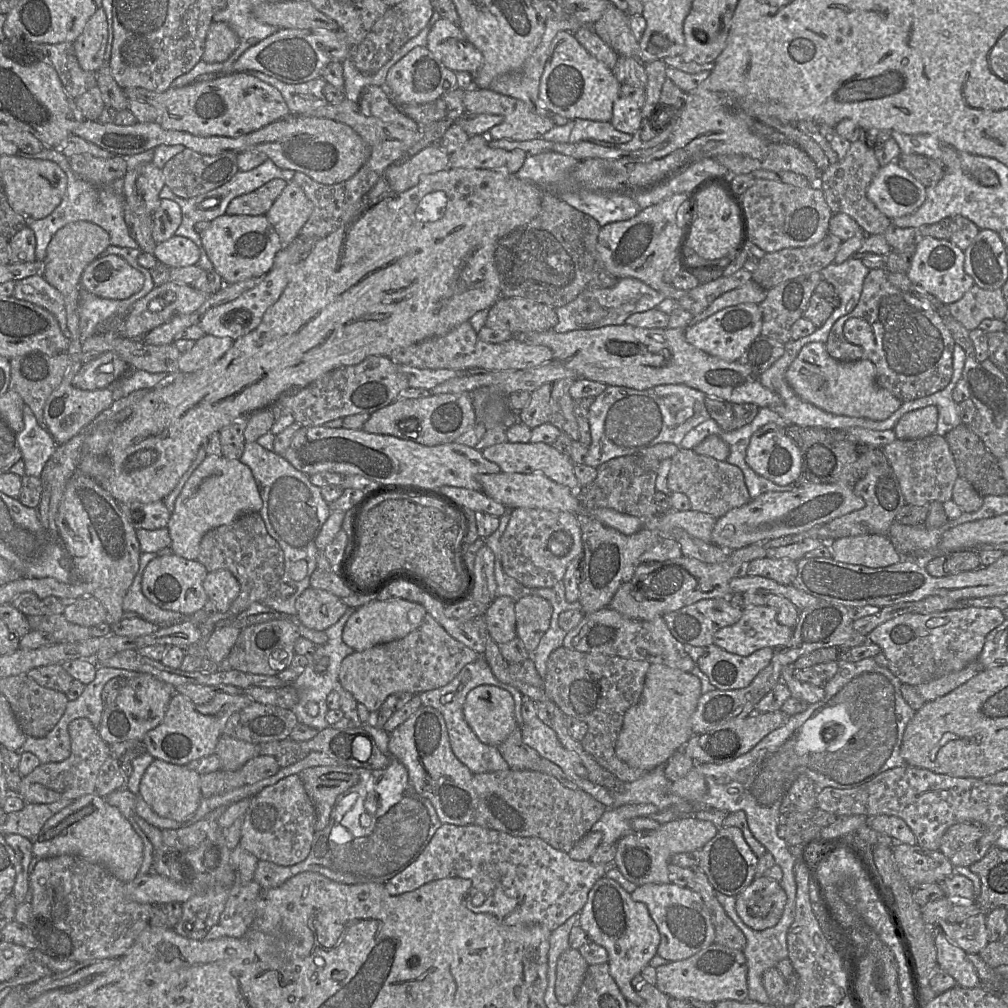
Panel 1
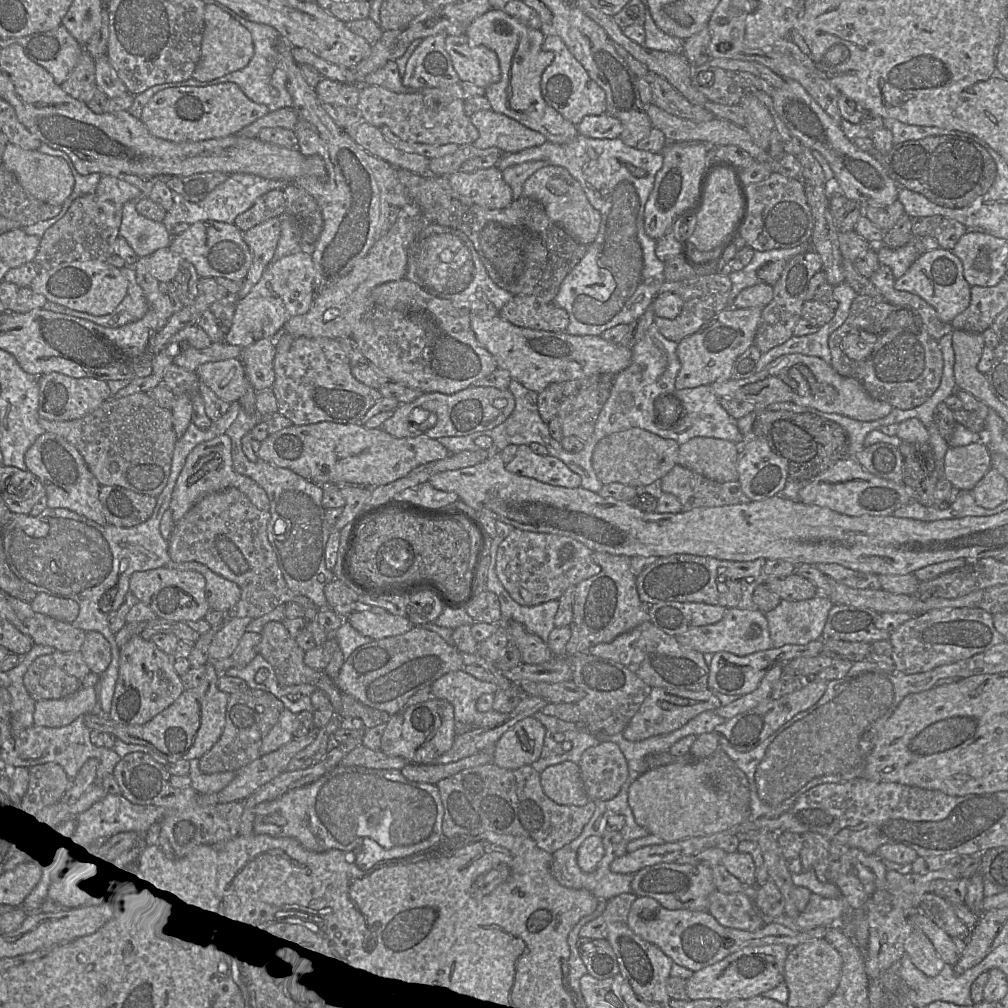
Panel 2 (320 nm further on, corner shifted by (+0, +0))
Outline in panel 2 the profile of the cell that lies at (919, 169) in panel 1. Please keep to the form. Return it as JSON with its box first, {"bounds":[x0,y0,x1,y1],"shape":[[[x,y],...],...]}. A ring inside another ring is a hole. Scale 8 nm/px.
{"bounds":[882,136,997,208],"shape":[[[929,136],[893,144],[882,164],[899,188],[906,188],[928,198],[935,204],[962,208],[984,195],[997,175],[992,156],[967,137]]]}

